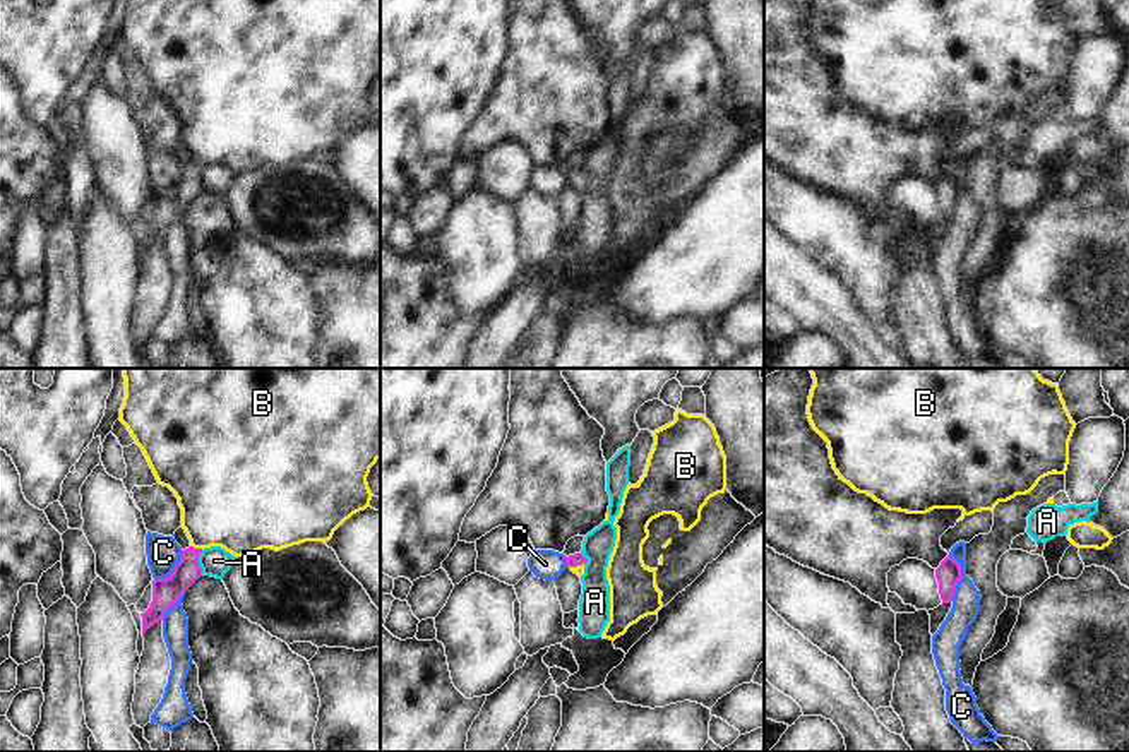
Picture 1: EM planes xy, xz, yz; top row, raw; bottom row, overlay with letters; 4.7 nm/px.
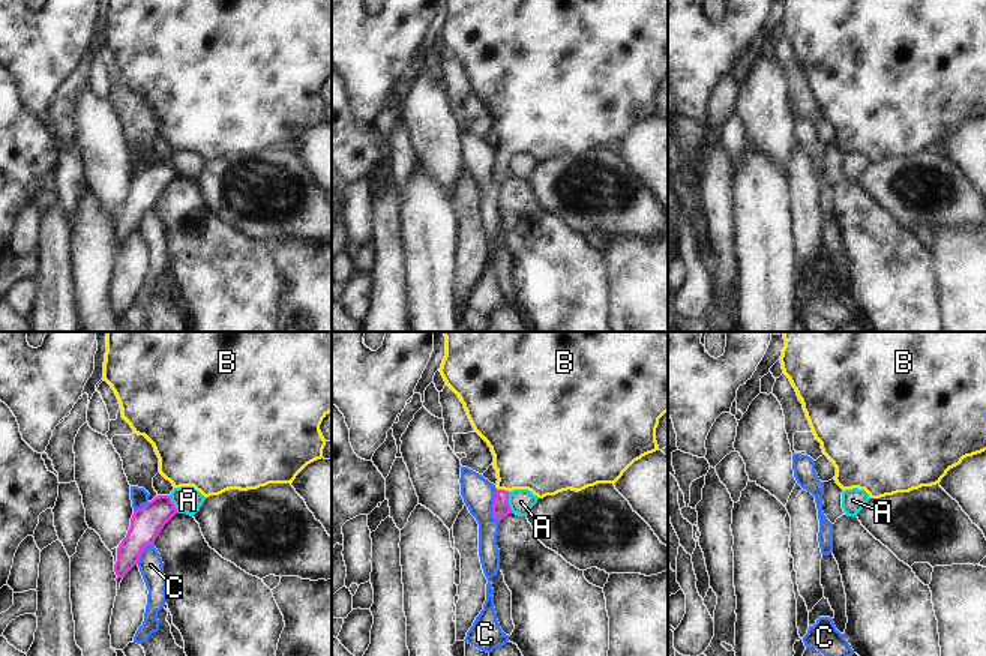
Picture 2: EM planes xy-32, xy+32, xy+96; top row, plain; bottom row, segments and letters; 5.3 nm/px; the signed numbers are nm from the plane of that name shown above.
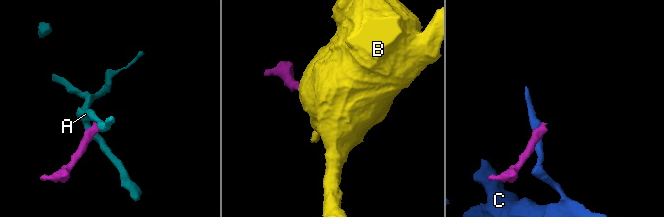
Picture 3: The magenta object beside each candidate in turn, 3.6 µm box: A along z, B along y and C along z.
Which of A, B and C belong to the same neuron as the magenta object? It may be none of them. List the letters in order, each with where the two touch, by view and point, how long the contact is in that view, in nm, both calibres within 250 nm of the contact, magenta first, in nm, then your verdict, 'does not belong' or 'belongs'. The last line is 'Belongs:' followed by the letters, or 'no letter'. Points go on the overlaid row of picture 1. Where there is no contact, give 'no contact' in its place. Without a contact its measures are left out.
A: xy (197, 562) | 110 nm | 130/140 nm | does not belong
B: xy (197, 549) | 60 nm | 130/400 nm | belongs
C: yz (960, 578) | 220 nm | 120/130 nm | does not belong
Belongs: B

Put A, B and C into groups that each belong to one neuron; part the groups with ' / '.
A / B / C

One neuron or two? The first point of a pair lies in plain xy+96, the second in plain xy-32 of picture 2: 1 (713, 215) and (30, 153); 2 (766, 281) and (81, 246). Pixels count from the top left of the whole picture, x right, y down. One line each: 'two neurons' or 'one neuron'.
1: two neurons
2: one neuron

